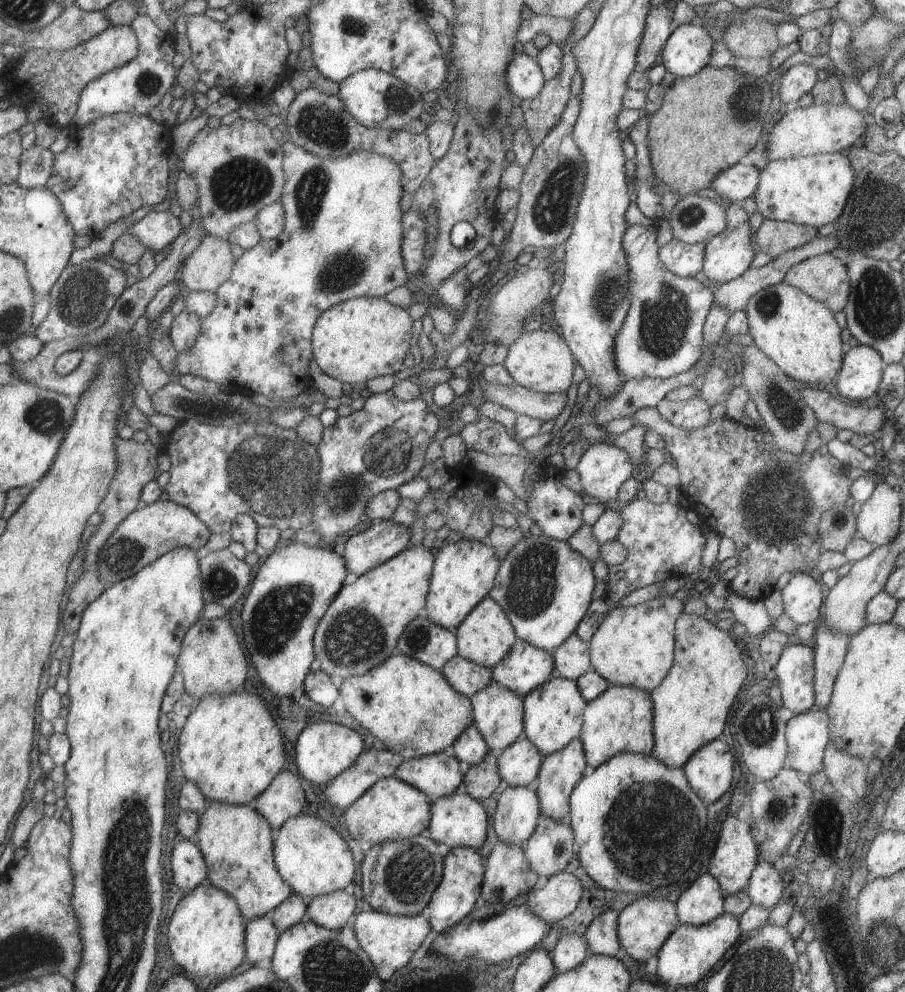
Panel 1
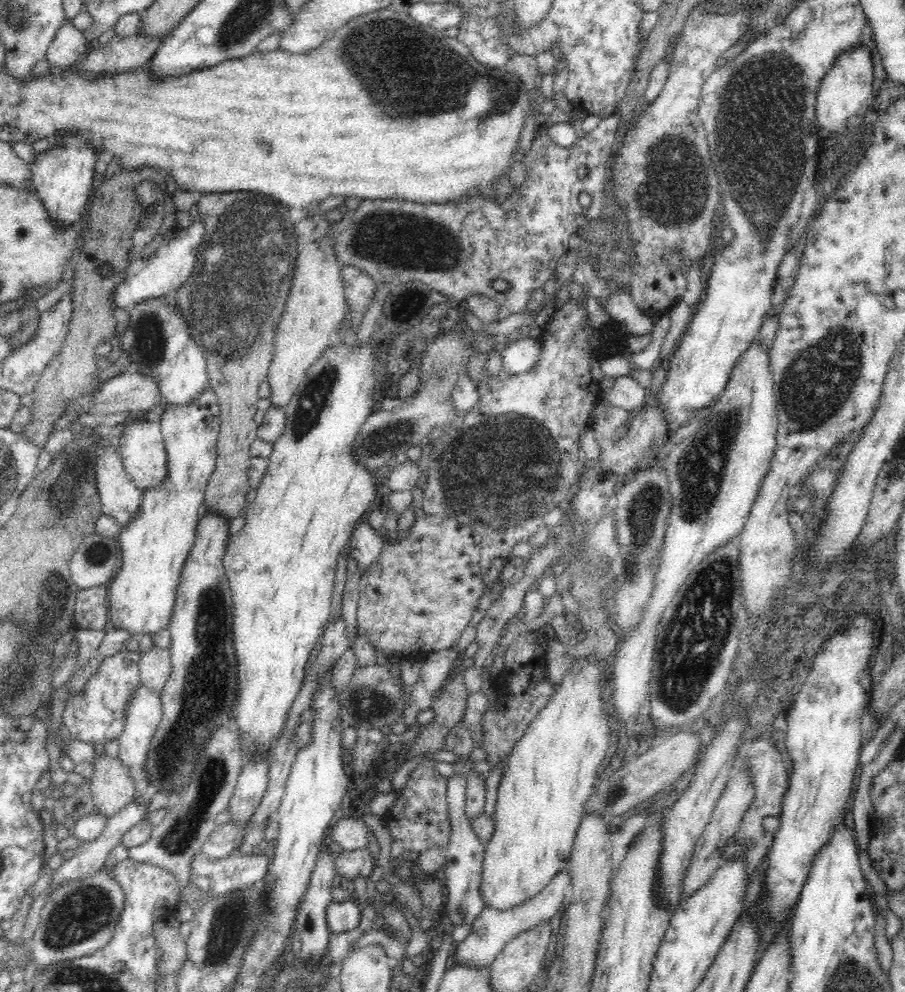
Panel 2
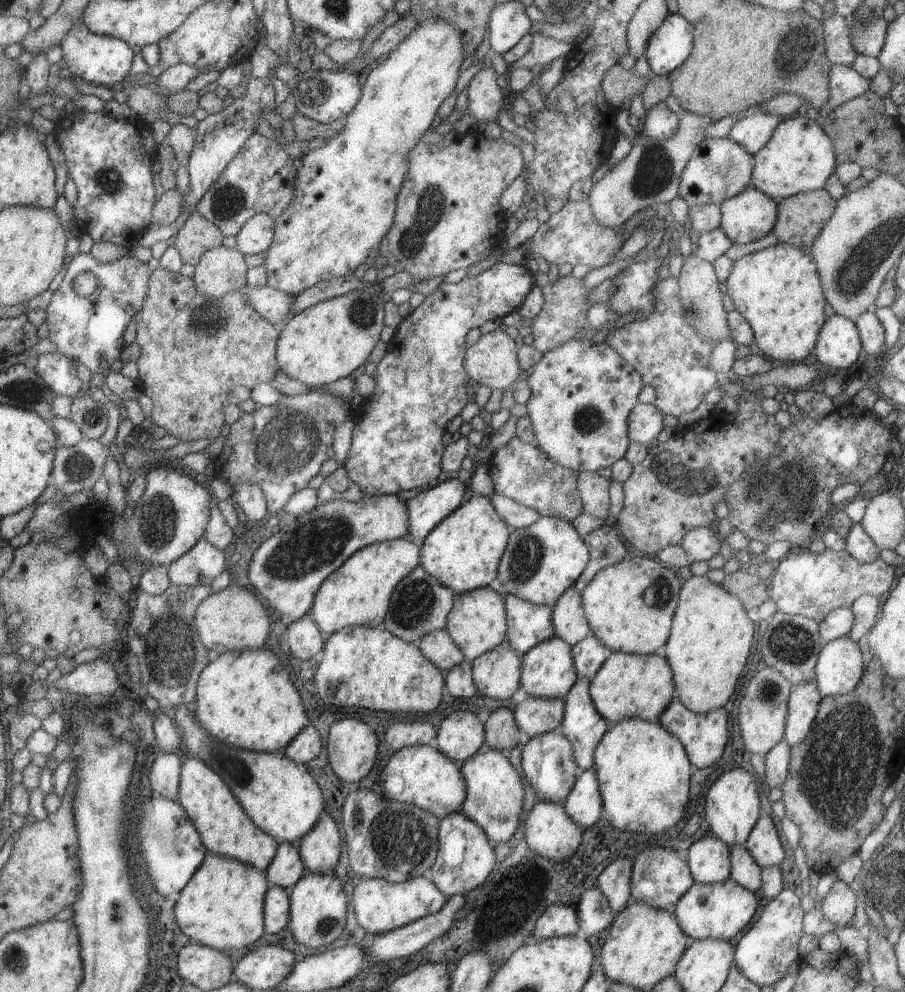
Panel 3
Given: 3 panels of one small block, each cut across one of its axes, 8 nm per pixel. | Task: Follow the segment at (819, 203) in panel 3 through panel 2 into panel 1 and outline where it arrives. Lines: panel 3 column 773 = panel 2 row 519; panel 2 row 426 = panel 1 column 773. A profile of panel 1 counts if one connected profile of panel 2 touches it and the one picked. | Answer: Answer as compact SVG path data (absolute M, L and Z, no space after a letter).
M763 219L753 236L760 252L776 257L809 242L816 232L817 229L809 225Z

